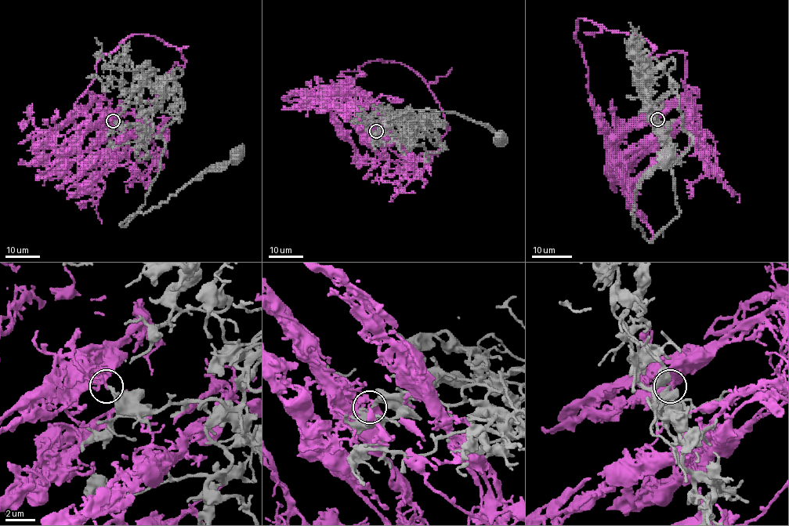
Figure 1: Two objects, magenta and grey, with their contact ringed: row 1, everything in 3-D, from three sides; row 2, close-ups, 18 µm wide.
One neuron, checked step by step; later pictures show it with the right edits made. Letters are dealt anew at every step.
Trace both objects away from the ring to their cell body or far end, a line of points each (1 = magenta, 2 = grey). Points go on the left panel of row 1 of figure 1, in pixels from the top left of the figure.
1: (114, 121), (121, 107), (125, 114), (142, 116), (174, 64), (184, 67), (179, 49), (165, 43), (189, 46)
2: (114, 121), (143, 125), (173, 91), (183, 105), (161, 132), (146, 202), (121, 226), (244, 145)

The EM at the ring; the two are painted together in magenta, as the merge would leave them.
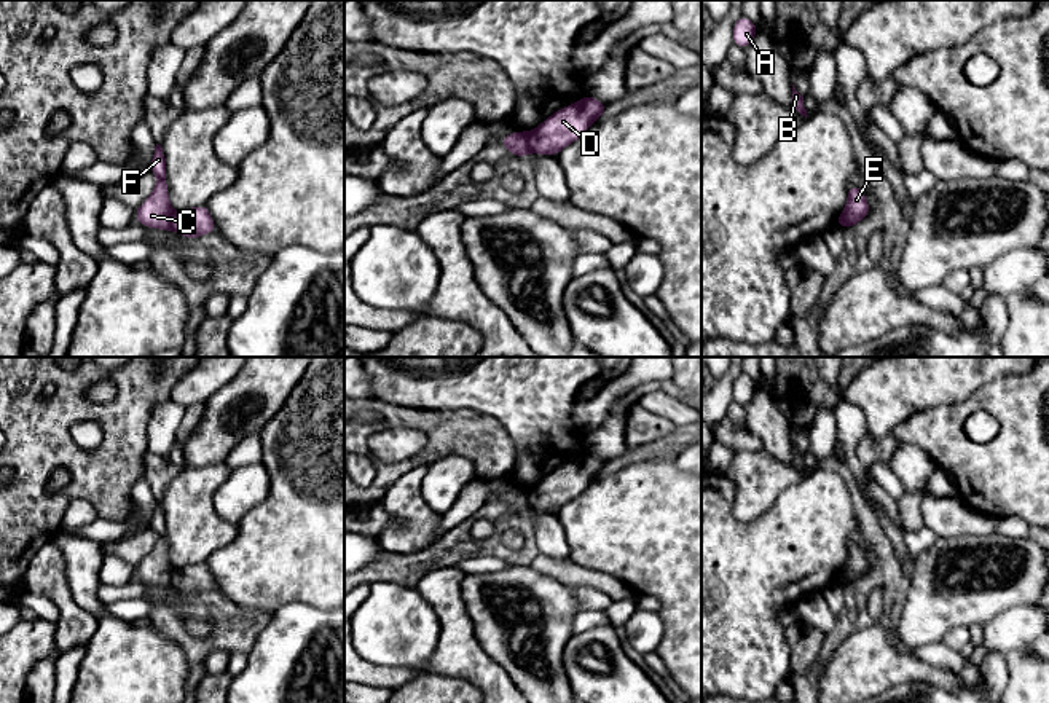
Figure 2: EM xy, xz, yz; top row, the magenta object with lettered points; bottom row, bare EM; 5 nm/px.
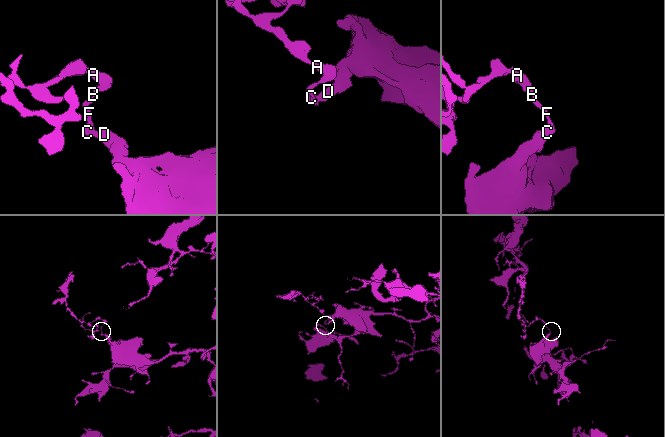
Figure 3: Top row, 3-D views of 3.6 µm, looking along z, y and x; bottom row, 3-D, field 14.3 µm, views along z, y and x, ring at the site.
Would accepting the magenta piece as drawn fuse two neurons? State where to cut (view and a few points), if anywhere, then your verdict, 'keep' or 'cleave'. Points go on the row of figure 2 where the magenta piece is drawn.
cut xz (526, 134), (531, 150); cleave

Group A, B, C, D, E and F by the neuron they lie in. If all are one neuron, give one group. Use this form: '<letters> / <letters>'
A B C E F / D

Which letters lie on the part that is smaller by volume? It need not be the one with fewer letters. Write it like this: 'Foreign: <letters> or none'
Foreign: A, B, C, E, F

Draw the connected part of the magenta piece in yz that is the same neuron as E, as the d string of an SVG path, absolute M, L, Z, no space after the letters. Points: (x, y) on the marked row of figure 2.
M856 185L848 187L848 202L840 214L840 220L845 223L845 228L851 228L859 220L866 218L870 207L866 201L862 190Z

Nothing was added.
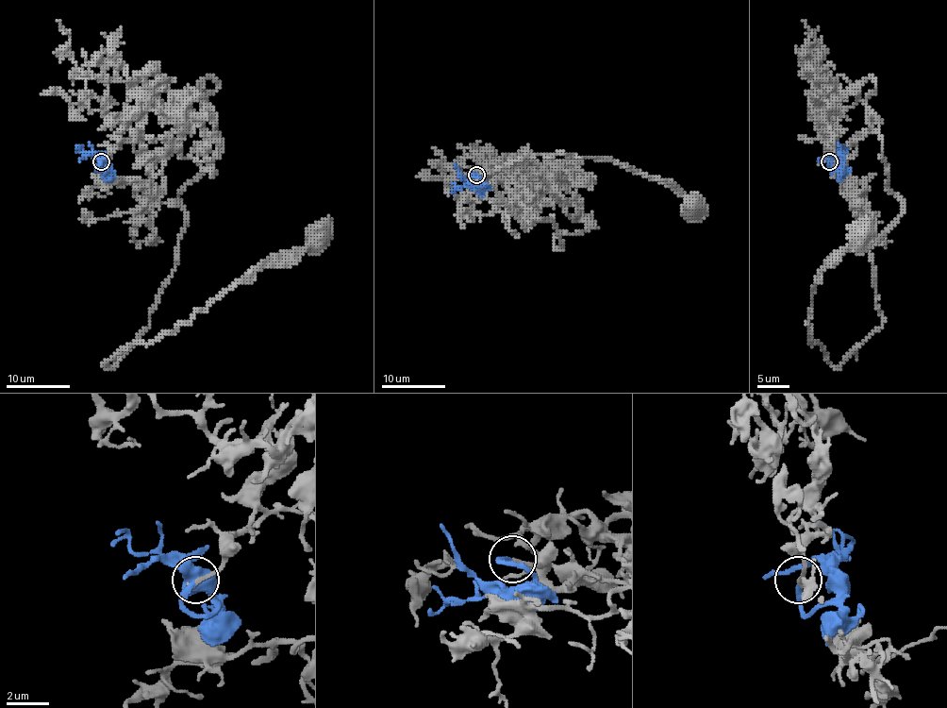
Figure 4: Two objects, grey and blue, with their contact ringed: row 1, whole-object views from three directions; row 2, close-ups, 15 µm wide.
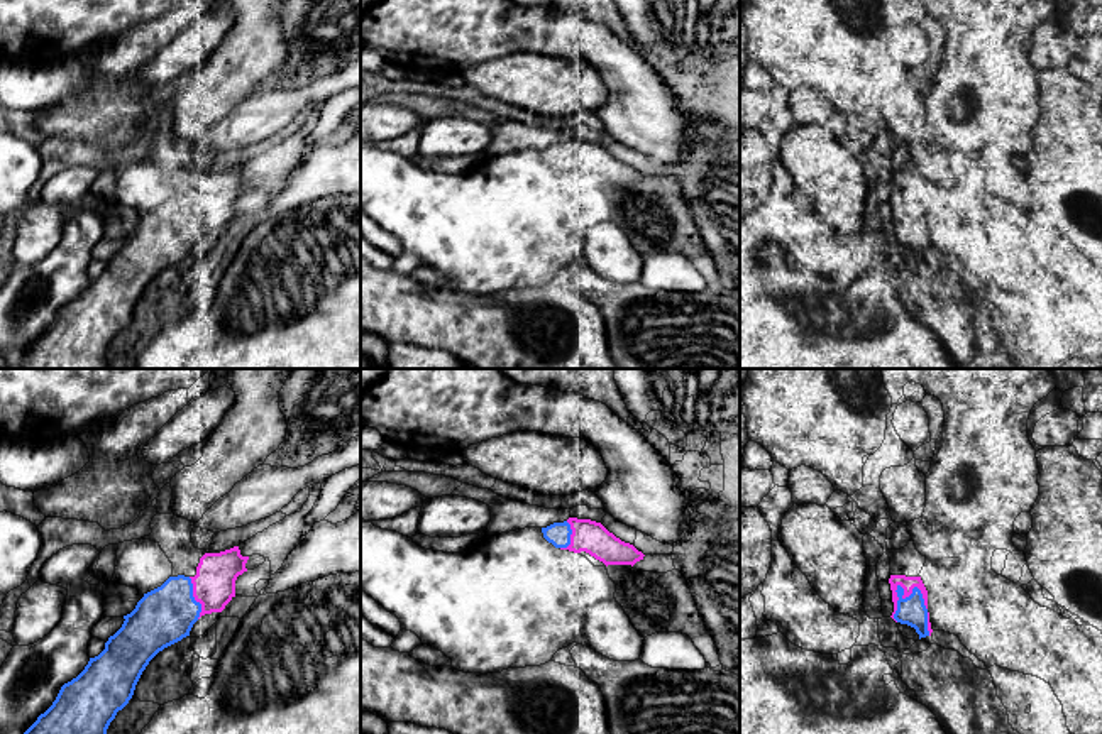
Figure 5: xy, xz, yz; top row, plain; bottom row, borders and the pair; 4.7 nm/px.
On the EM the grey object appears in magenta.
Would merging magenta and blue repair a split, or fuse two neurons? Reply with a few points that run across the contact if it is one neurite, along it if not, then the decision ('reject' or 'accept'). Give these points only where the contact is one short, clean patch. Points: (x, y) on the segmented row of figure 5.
accept

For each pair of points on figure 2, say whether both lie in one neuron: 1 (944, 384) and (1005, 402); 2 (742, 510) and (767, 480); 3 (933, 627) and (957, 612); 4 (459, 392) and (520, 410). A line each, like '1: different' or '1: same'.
1: different
2: same
3: same
4: same

